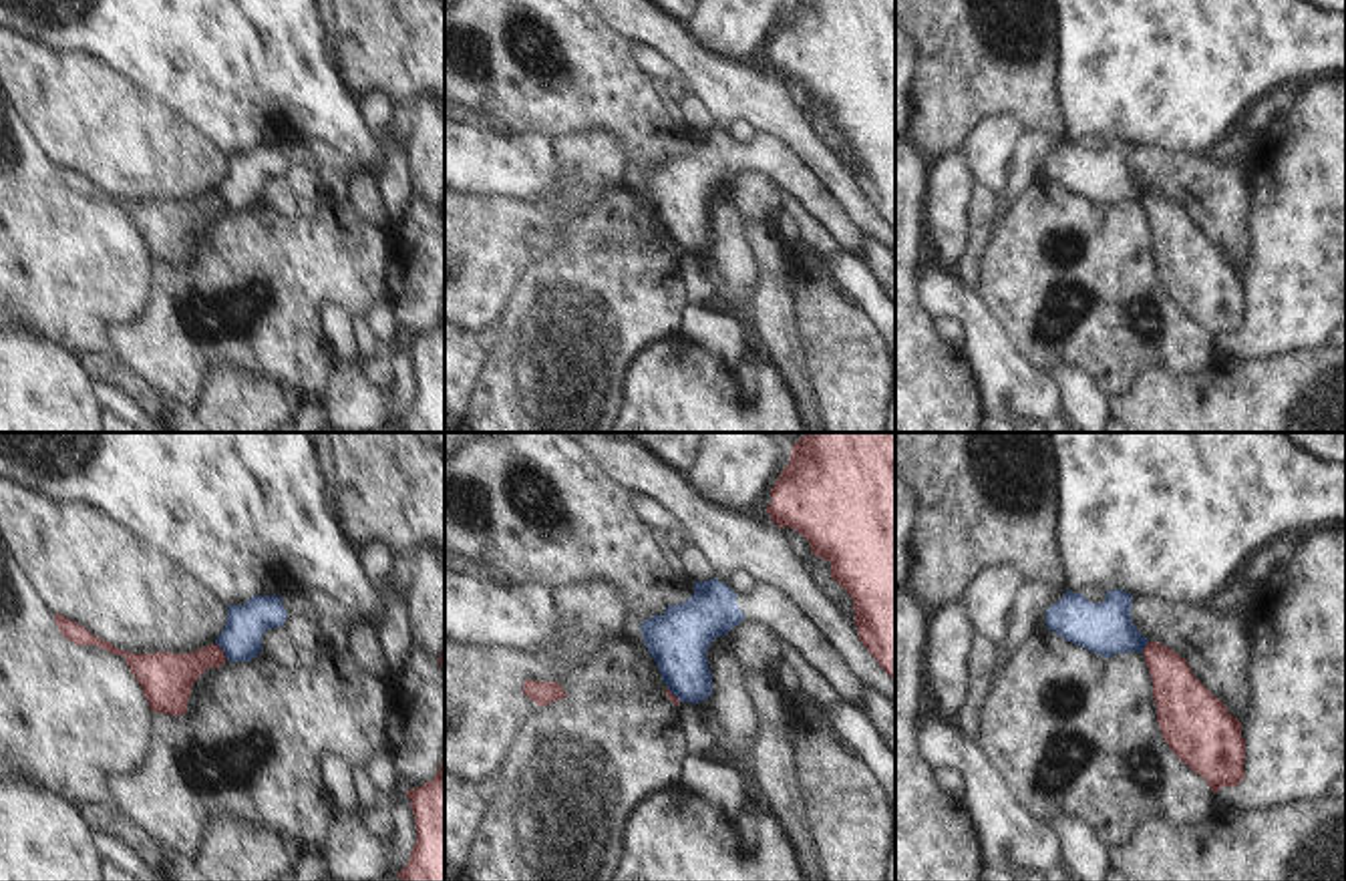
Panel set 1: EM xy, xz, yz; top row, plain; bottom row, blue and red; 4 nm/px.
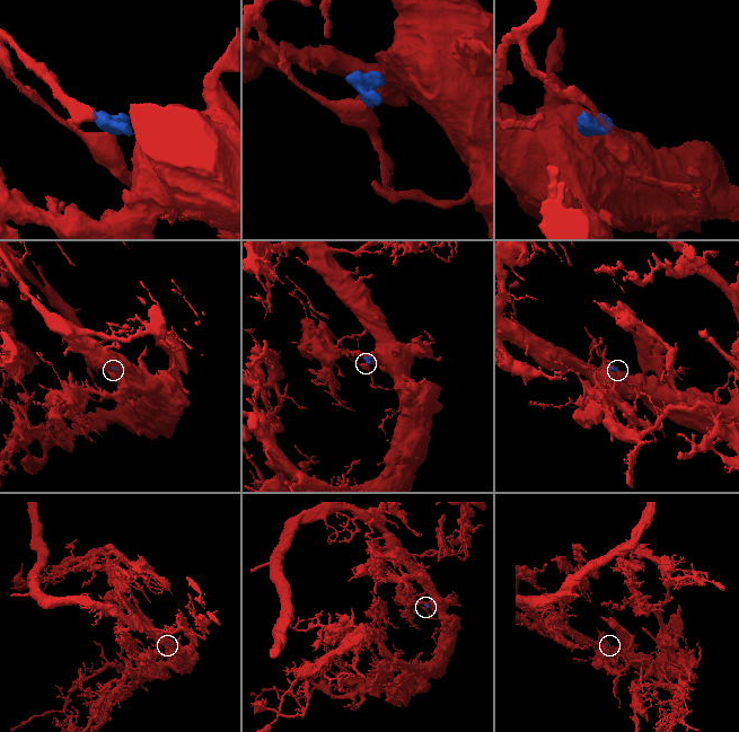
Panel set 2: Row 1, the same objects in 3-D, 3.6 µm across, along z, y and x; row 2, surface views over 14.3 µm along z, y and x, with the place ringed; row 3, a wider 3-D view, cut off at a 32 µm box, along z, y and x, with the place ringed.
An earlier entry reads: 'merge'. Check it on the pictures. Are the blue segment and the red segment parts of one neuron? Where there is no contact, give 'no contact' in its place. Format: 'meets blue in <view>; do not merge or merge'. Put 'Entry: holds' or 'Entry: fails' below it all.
meets blue in xy; do not merge
Entry: fails

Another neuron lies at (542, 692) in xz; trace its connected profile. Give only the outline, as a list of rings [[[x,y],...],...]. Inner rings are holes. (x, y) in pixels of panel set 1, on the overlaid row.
[[[525,680],[523,694],[531,698],[539,708],[555,700],[563,700],[567,696],[559,682],[537,682],[537,680]]]

